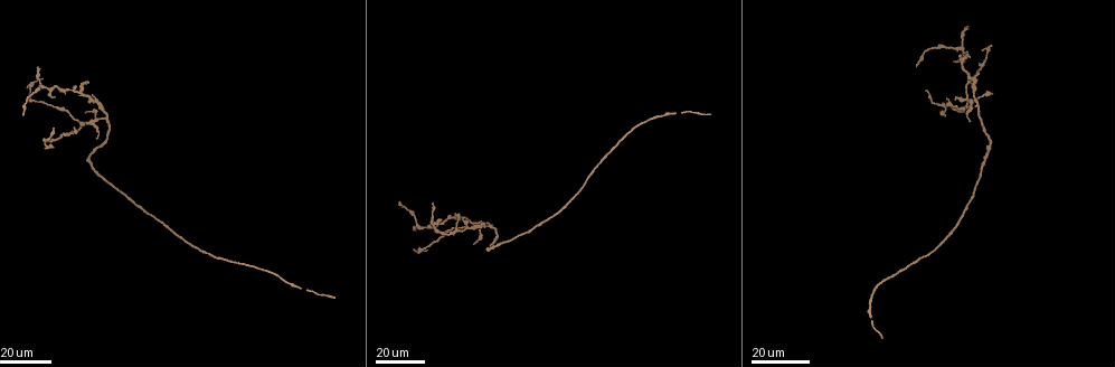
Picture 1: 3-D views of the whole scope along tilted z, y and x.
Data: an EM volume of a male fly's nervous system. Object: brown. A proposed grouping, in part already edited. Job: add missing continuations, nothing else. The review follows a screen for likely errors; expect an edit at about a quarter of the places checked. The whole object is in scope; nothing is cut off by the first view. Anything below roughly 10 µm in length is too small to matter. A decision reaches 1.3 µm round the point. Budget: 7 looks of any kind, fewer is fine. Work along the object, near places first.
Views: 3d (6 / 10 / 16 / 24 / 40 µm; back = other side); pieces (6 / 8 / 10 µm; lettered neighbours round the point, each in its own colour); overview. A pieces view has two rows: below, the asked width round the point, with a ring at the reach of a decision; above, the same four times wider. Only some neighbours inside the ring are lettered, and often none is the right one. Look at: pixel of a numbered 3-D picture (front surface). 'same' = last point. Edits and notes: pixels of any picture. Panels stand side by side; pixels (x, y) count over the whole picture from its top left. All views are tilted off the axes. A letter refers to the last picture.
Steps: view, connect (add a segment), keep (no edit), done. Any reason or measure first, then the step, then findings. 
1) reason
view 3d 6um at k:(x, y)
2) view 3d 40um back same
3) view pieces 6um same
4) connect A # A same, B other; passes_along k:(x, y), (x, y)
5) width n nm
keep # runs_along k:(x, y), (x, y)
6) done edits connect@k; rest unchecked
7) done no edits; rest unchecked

an open end
view 3d 40um at 1:(945, 97)

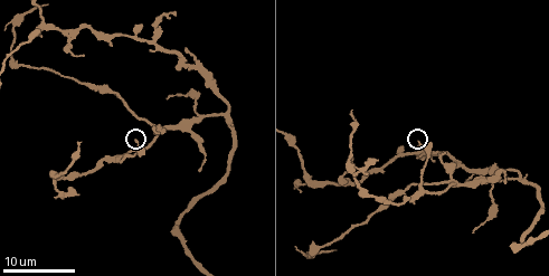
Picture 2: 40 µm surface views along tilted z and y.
see the neighbours
view pieces 8um at 2:(417, 142)

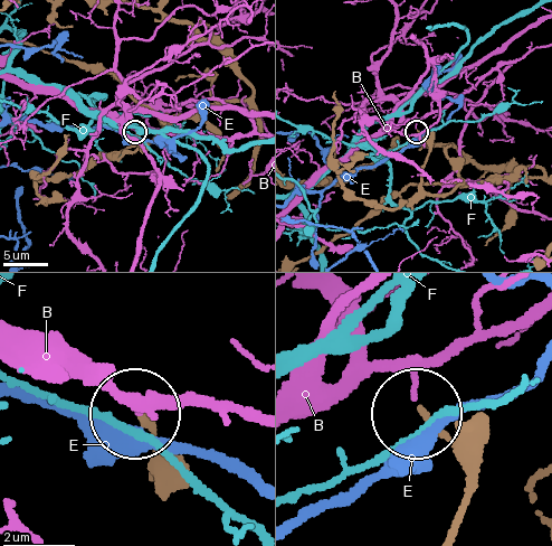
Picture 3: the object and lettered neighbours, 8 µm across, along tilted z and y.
keep # B other, E other, F other; runs_along 3:(462, 504), (460, 459), (426, 419); no lettered segment goes on from it

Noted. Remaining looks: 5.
free end
view 3d 16um at 2:(141, 25)

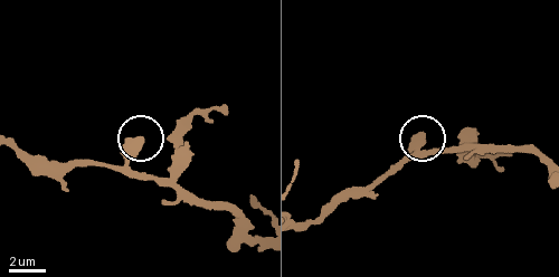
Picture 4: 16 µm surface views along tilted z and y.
see the neighbours
view pieces 8um at 4:(141, 140)

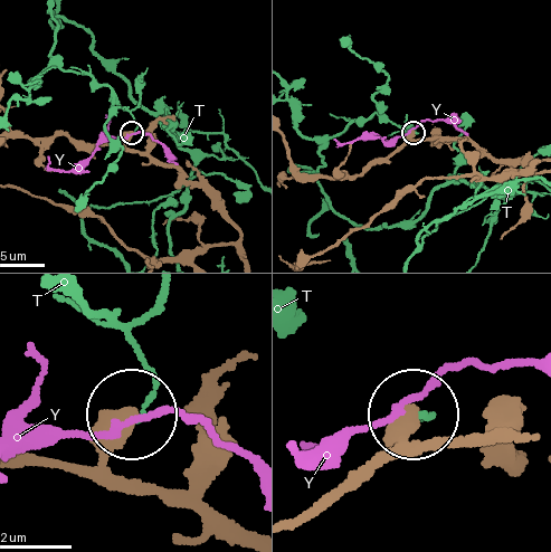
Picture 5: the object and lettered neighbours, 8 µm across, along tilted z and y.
width 480 nm
keep # T other, Y other; runs_along 5:(230, 218), (180, 172), (130, 150), (125, 143), (130, 133); none of them fits

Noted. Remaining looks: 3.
an open end
view 3d 16um at 2:(377, 158)

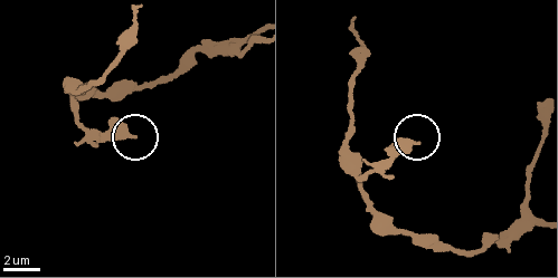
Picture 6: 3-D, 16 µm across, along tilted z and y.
view pieces 6um at 6:(415, 141)

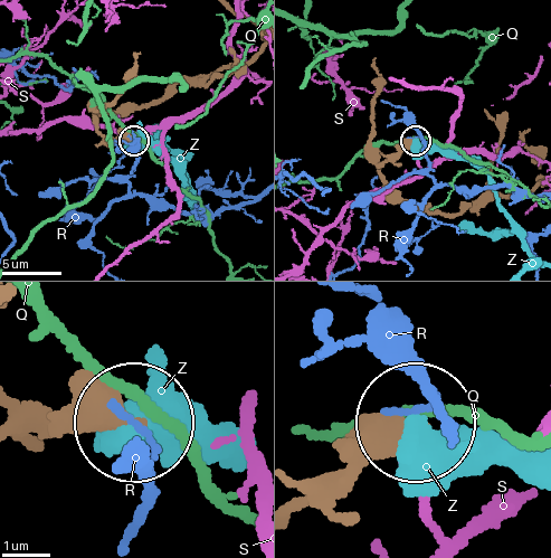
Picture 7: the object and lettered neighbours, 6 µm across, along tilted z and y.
keep # Q other, R other, S other, Z other; runs_along 7:(301, 499), (407, 431); no lettered segment goes on from it

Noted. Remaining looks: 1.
done no edits; rest unchecked

